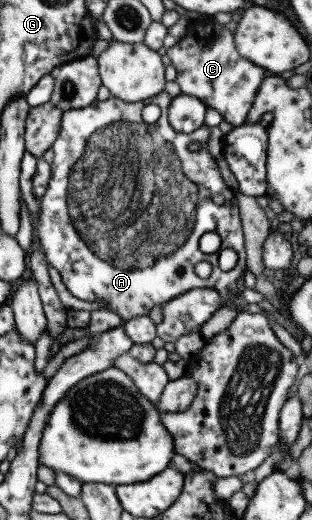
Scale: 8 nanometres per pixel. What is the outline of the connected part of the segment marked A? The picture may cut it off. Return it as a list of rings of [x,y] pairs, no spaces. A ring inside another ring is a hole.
[[[162,91],[162,93],[156,95],[154,98],[149,98],[148,100],[137,103],[126,103],[111,96],[109,99],[106,99],[106,101],[96,99],[92,104],[84,106],[83,108],[69,109],[63,112],[60,131],[58,132],[56,141],[51,147],[52,153],[54,153],[54,159],[52,159],[51,164],[51,178],[49,179],[46,193],[40,198],[40,223],[36,232],[40,239],[39,243],[41,248],[44,250],[47,264],[58,270],[64,285],[72,296],[82,301],[87,301],[88,303],[104,300],[104,302],[108,302],[106,308],[115,311],[120,317],[123,317],[125,321],[138,316],[148,316],[152,307],[156,307],[157,305],[164,306],[166,302],[194,288],[212,287],[220,294],[224,306],[234,307],[240,303],[240,293],[242,291],[241,279],[248,270],[245,239],[243,237],[243,227],[239,214],[239,201],[236,191],[226,186],[226,183],[222,180],[216,159],[207,151],[210,128],[204,124],[192,133],[180,133],[176,131],[168,121],[168,108],[172,99],[173,98],[168,95],[166,91]],[[150,104],[158,105],[161,109],[161,115],[154,123],[147,123],[142,120],[142,109],[144,109],[145,105]],[[190,143],[201,143],[202,148],[198,151],[190,152],[188,149]],[[208,232],[216,232],[220,235],[220,250],[234,249],[234,251],[236,251],[238,260],[235,267],[231,270],[222,271],[222,269],[220,269],[218,266],[219,252],[204,253],[199,248],[200,237]],[[204,260],[212,265],[212,272],[206,279],[199,277],[194,270],[196,263],[200,263],[200,261]]]

